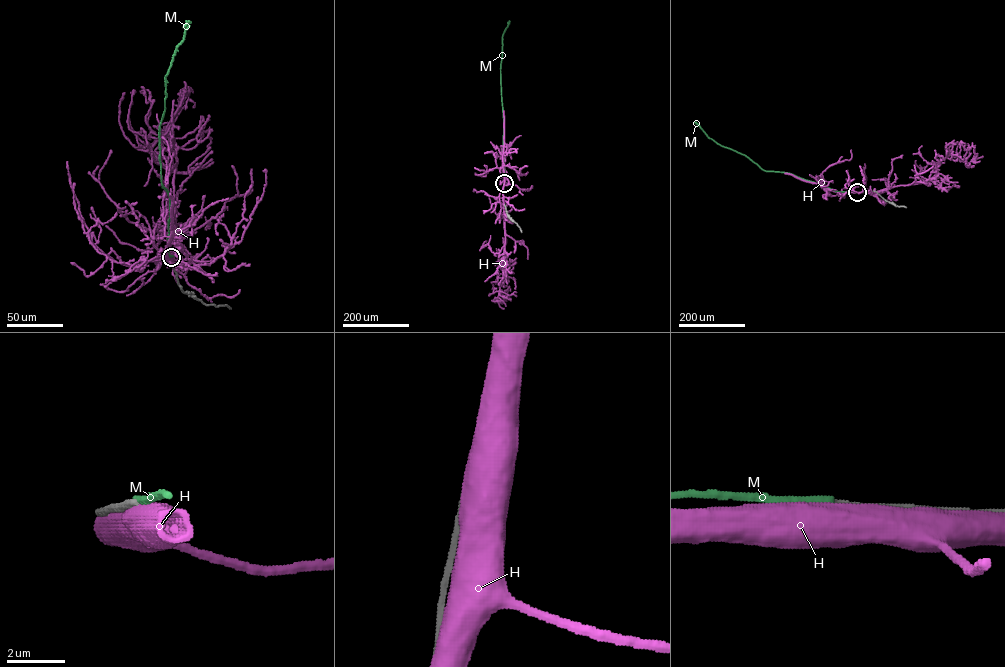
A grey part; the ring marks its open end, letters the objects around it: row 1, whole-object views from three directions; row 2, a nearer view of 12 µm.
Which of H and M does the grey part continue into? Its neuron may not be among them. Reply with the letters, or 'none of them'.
none of them

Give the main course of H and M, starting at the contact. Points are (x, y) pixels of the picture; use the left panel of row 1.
H: (171, 258), (178, 147), (173, 140), (166, 150), (162, 141), (154, 159), (148, 146), (173, 123), (178, 99)
M: (171, 257), (167, 245), (169, 196), (161, 183), (159, 133), (166, 95), (165, 77), (188, 21)

